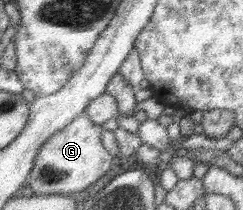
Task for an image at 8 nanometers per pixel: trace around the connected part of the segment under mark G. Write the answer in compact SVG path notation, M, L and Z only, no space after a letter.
M87 112L72 124L52 136L40 150L36 166L29 178L35 194L70 194L76 190L88 190L98 180L102 180L112 168L116 156L104 144L106 129L96 124Z

